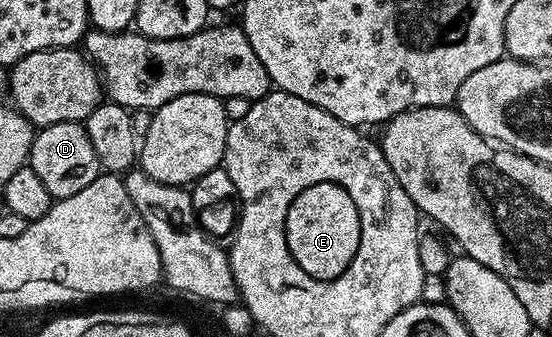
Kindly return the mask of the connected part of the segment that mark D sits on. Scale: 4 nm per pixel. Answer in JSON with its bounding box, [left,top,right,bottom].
[29,121,101,199]

